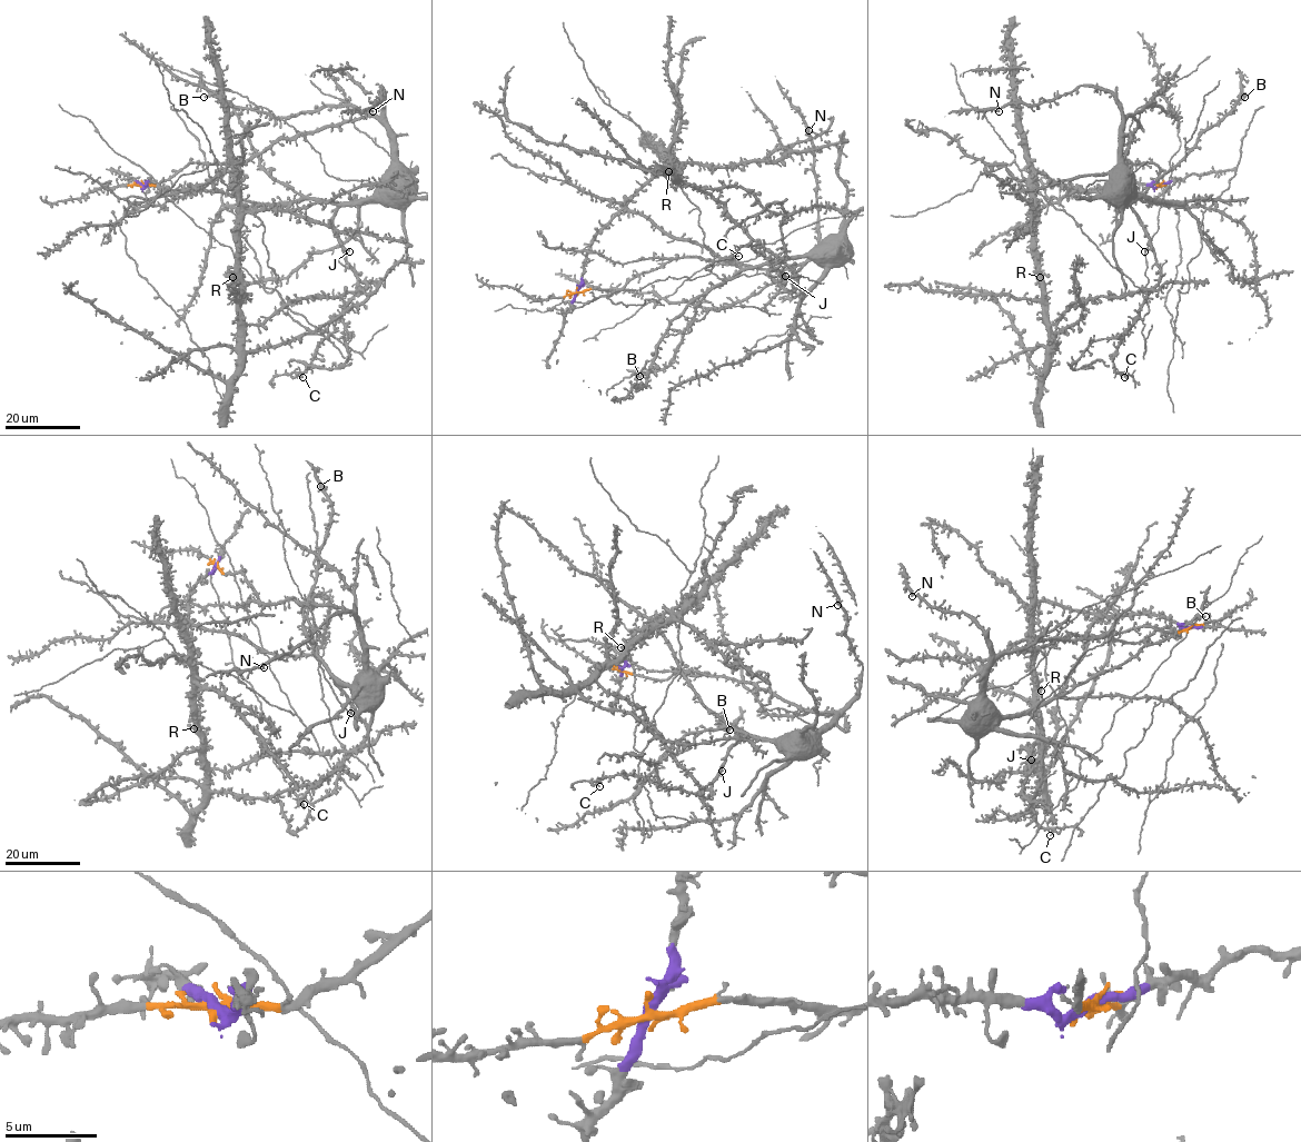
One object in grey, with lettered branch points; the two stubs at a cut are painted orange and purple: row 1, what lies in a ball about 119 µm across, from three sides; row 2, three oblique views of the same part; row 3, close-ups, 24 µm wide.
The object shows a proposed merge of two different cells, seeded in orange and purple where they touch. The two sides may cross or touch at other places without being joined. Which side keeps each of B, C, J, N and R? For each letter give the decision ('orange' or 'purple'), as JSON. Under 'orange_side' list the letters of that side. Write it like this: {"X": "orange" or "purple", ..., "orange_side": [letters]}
{"B": "orange", "C": "orange", "J": "orange", "N": "orange", "R": "purple", "orange_side": ["B", "C", "J", "N"]}

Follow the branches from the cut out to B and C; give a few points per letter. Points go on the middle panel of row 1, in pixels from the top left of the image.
B: (577, 290), (619, 290), (687, 257), (790, 269), (826, 252), (742, 268), (713, 287), (669, 363), (639, 376)
C: (577, 290), (619, 290), (681, 258), (790, 269), (826, 252), (768, 269), (792, 291), (751, 246), (738, 256)

